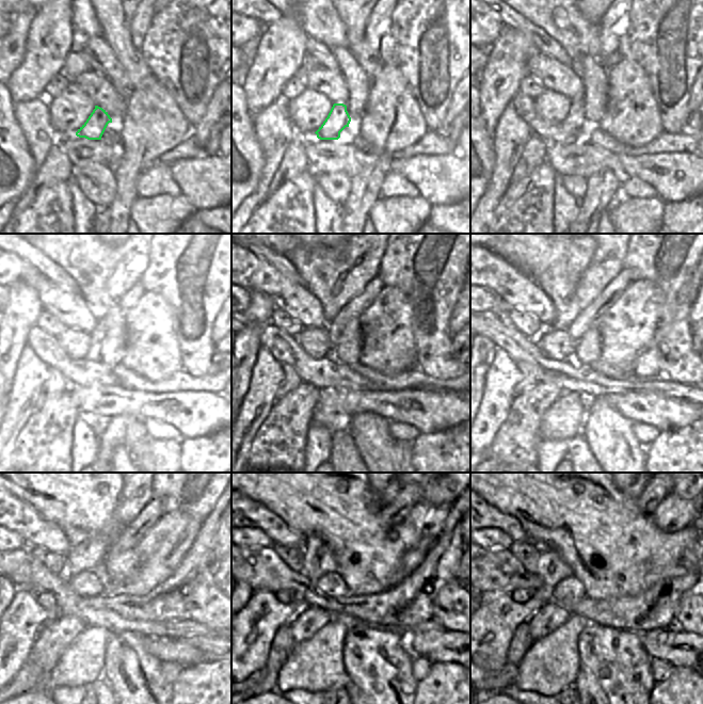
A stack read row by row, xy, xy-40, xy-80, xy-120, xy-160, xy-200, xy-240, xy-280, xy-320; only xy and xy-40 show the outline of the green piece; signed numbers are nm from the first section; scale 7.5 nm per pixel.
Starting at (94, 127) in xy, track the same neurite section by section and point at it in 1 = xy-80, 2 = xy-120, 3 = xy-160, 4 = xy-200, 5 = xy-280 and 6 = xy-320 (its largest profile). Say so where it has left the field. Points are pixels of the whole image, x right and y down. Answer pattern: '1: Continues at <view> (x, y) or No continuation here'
1: Continues at xy-80 (575, 121)
2: Continues at xy-120 (99, 331)
3: Continues at xy-160 (354, 309)
4: Continues at xy-200 (588, 317)
5: Continues at xy-280 (392, 513)
6: Continues at xy-320 (653, 494)

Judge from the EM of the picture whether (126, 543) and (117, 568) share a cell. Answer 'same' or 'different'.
different

